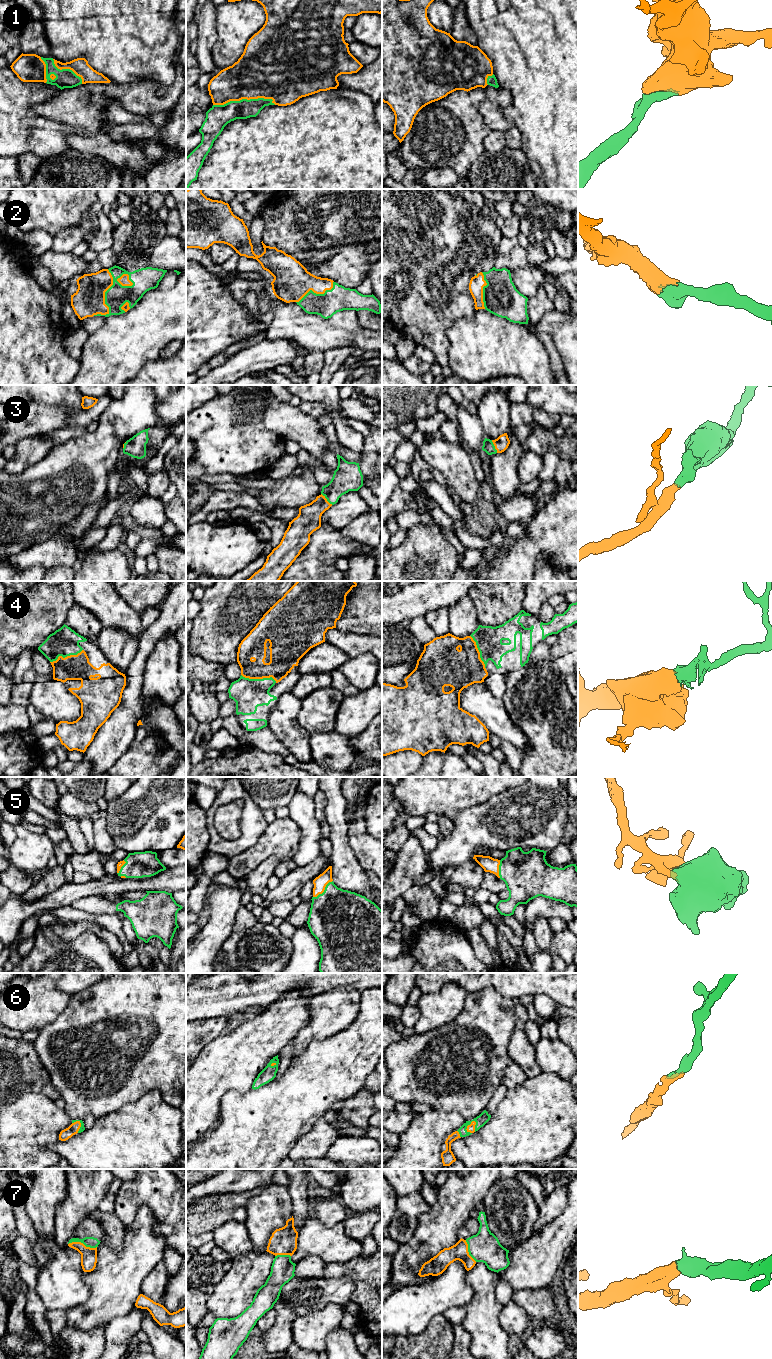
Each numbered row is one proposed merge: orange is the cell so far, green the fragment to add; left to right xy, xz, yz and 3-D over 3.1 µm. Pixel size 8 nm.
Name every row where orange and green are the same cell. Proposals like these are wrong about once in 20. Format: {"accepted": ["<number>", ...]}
{"accepted": ["1", "2", "3", "4", "5", "6", "7"]}

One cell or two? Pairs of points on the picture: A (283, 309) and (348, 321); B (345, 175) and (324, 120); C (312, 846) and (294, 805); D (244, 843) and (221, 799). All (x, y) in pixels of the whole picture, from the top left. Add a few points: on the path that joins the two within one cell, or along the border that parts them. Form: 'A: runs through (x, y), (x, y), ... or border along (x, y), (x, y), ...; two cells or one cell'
A: runs through (299, 324), (332, 325); one cell
B: runs through (331, 161), (325, 155), (324, 134); one cell
C: runs through (310, 836), (310, 826), (304, 815); one cell
D: runs through (249, 826), (249, 803), (242, 795), (238, 795); one cell

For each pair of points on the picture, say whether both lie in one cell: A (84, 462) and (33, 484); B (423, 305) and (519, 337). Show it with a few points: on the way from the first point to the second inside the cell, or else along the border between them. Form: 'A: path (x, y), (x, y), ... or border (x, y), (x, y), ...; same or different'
A: path (71, 475), (63, 483), (46, 484); same
B: border (475, 309), (471, 317), (460, 317), (447, 337); different

